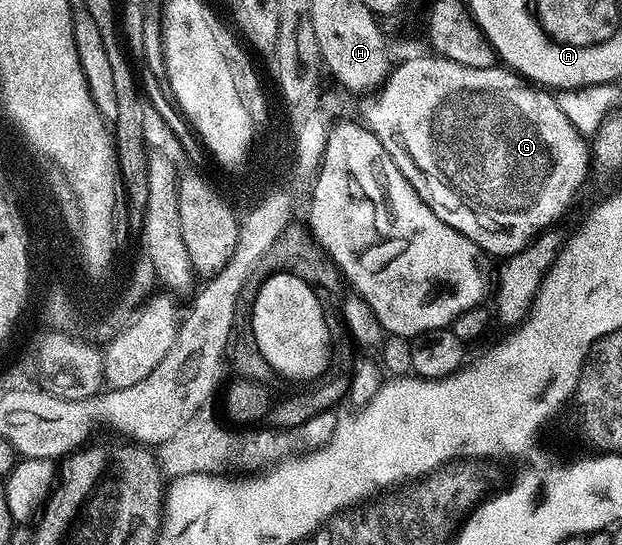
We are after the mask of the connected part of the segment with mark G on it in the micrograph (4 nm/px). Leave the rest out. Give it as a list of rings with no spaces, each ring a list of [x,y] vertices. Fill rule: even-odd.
[[[441,56],[408,58],[399,63],[399,66],[397,63],[391,69],[390,77],[386,79],[377,93],[378,99],[367,108],[366,118],[364,117],[365,125],[369,126],[370,131],[378,137],[380,144],[384,144],[384,148],[392,156],[392,160],[403,168],[410,168],[410,165],[414,165],[426,177],[426,182],[430,185],[431,195],[429,194],[429,197],[443,211],[451,210],[454,214],[463,214],[463,218],[457,219],[456,222],[458,230],[469,236],[487,255],[512,255],[534,241],[543,230],[551,229],[555,225],[554,221],[573,204],[578,189],[585,184],[586,177],[590,174],[590,168],[592,169],[591,143],[574,127],[572,120],[568,120],[568,116],[564,116],[557,97],[549,89],[531,84],[521,74],[498,64],[486,68],[472,68]]]

